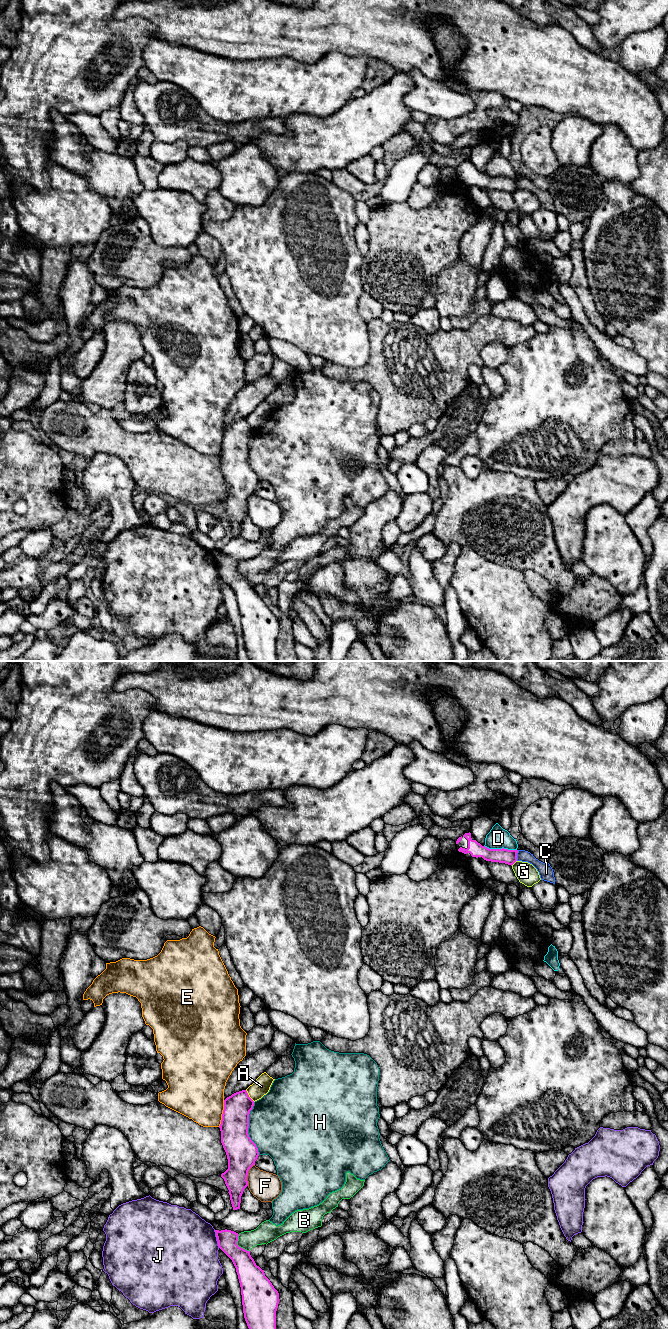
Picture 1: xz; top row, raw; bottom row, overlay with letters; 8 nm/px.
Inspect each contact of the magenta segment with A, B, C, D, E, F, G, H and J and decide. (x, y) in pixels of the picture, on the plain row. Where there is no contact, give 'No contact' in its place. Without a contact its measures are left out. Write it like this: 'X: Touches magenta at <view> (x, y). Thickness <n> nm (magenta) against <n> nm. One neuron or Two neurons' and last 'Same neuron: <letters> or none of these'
A: Touches magenta at xz (248, 424). Thickness 220 nm (magenta) against 140 nm. Two neurons
B: Touches magenta at xz (237, 573). Thickness 180 nm (magenta) against 160 nm. Two neurons
C: Touches magenta at xz (516, 183). Thickness 120 nm (magenta) against 100 nm. Two neurons
D: Touches magenta at xz (500, 177). Thickness 120 nm (magenta) against 170 nm. Two neurons
E: Touches magenta at xz (223, 441). Thickness 220 nm (magenta) against 400 nm. Two neurons
F: Touches magenta at xz (247, 503). Thickness 240 nm (magenta) against 240 nm. Two neurons
G: Touches magenta at xz (513, 191). Thickness 120 nm (magenta) against 170 nm. Two neurons
H: Touches magenta at xz (248, 455). Thickness 240 nm (magenta) against 500 nm. Two neurons
J: Touches magenta at xz (217, 567). Thickness 160 nm (magenta) against 500 nm. Two neurons
Same neuron: none of these

